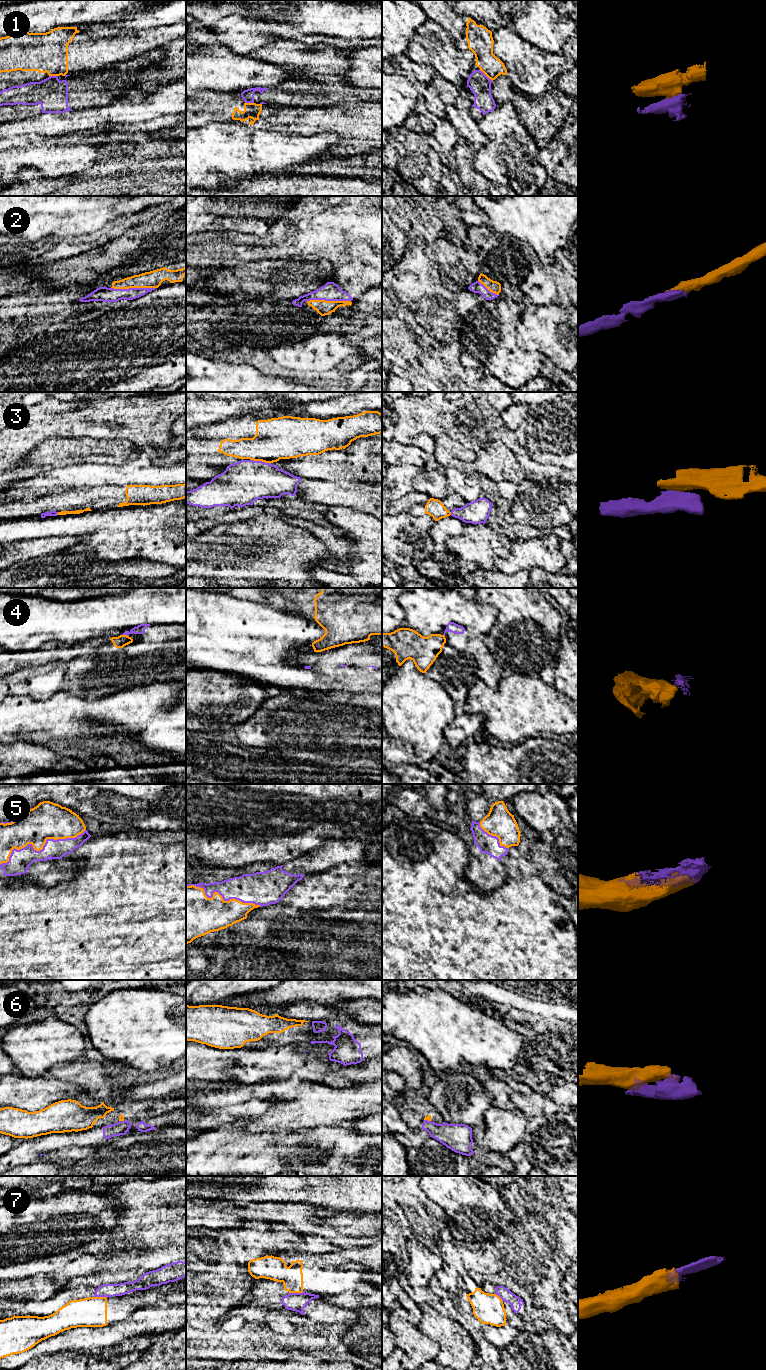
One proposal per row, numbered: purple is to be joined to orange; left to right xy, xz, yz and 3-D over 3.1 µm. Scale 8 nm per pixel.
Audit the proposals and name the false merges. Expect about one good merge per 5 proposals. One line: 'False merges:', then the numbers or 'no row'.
False merges: 1, 3, 4, 6, 7

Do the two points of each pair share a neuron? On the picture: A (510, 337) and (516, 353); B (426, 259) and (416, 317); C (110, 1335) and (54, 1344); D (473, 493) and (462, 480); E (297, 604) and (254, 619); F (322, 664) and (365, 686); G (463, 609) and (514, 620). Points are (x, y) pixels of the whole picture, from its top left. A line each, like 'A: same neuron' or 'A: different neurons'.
A: same neuron
B: same neuron
C: same neuron
D: same neuron
E: different neurons
F: same neuron
G: different neurons

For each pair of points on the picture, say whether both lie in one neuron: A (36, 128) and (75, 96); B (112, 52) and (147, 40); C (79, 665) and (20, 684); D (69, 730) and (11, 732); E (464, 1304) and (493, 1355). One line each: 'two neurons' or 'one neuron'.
A: two neurons
B: one neuron
C: one neuron
D: one neuron
E: one neuron

